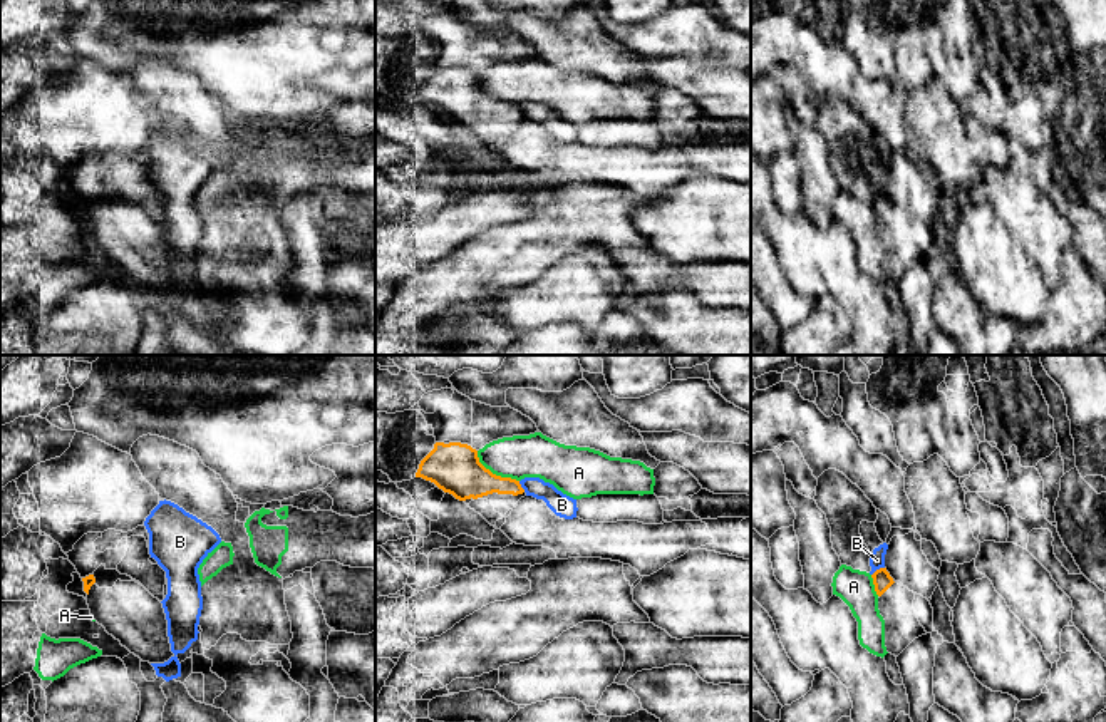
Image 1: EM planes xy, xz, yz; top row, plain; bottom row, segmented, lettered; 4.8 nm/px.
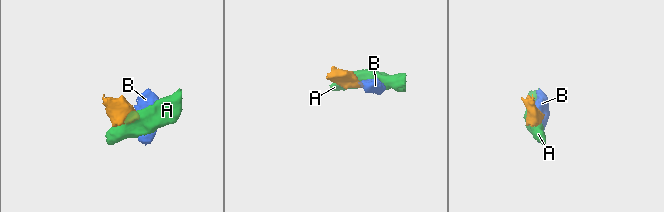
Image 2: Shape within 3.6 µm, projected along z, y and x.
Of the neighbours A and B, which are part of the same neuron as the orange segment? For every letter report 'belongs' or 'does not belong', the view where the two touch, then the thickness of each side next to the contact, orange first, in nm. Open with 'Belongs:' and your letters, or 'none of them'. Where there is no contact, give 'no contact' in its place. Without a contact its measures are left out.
Belongs: none of them
A: does not belong; contact in xz; calibres 240 and 200 nm
B: does not belong; contact in yz; calibres 90 and 70 nm

